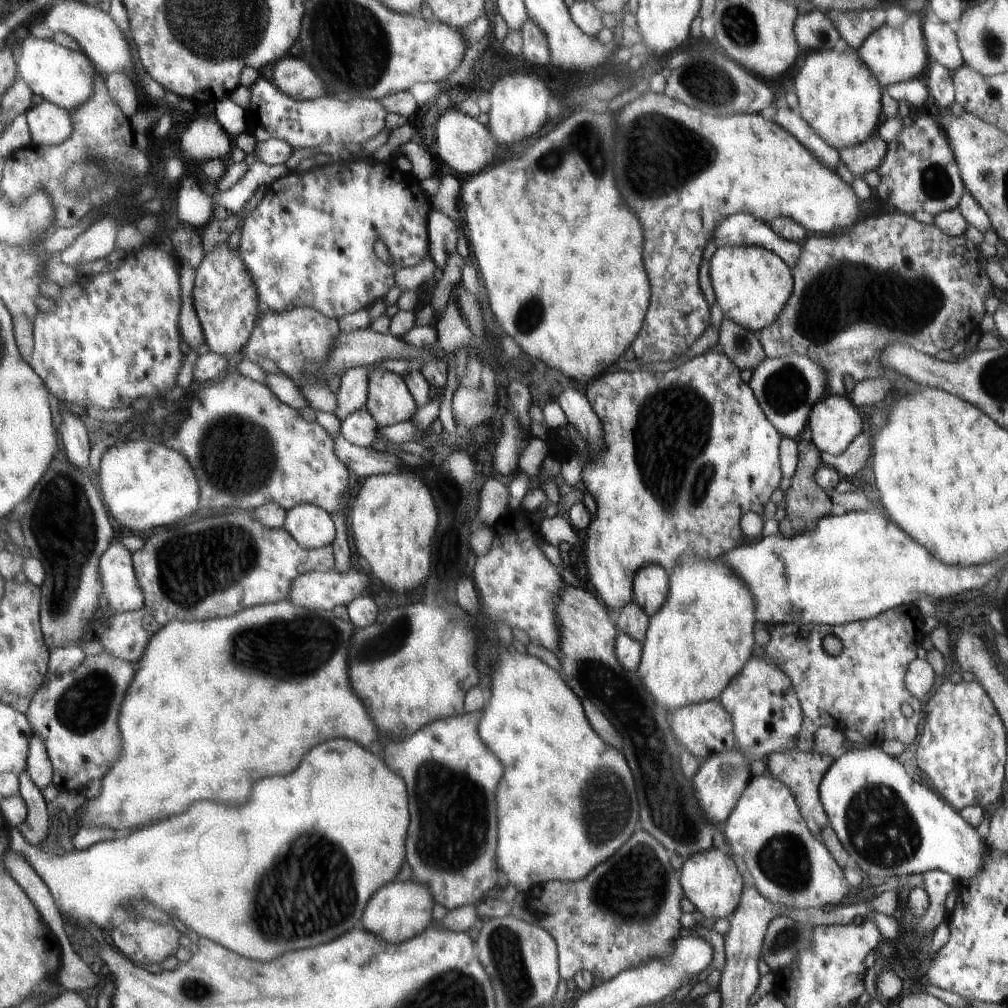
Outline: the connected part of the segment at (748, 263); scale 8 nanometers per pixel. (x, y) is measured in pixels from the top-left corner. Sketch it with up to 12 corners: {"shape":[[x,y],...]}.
{"shape":[[720,246],[710,282],[724,317],[763,332],[790,299],[768,249]]}

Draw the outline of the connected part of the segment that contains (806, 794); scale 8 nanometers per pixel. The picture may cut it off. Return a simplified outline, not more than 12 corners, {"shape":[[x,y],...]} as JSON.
{"shape":[[800,750],[774,752],[767,774],[797,798],[811,832],[829,826],[822,776],[834,758]]}

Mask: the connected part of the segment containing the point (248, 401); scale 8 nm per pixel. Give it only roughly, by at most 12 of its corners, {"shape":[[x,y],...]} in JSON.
{"shape":[[236,370],[168,446],[200,508],[341,514],[349,470],[316,421]]}

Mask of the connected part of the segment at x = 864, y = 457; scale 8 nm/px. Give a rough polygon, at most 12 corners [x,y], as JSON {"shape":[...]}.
{"shape":[[864,432],[842,454],[821,454],[844,478],[859,477],[870,455]]}

